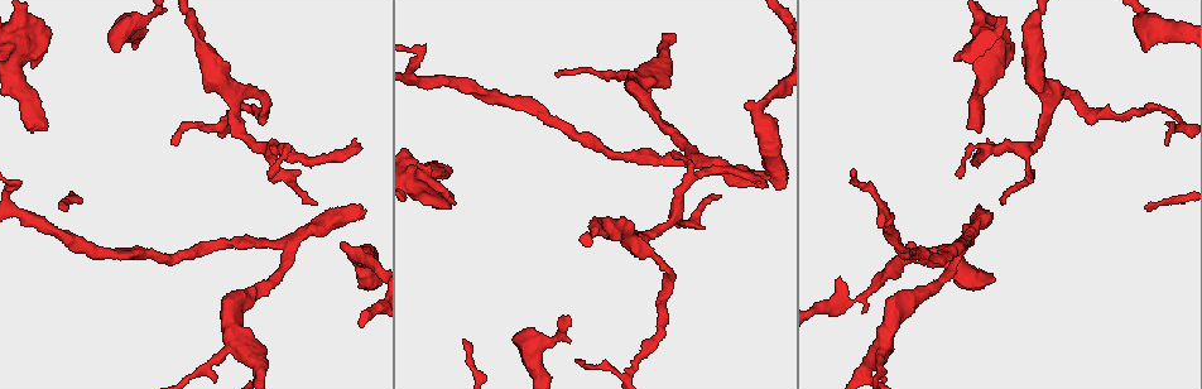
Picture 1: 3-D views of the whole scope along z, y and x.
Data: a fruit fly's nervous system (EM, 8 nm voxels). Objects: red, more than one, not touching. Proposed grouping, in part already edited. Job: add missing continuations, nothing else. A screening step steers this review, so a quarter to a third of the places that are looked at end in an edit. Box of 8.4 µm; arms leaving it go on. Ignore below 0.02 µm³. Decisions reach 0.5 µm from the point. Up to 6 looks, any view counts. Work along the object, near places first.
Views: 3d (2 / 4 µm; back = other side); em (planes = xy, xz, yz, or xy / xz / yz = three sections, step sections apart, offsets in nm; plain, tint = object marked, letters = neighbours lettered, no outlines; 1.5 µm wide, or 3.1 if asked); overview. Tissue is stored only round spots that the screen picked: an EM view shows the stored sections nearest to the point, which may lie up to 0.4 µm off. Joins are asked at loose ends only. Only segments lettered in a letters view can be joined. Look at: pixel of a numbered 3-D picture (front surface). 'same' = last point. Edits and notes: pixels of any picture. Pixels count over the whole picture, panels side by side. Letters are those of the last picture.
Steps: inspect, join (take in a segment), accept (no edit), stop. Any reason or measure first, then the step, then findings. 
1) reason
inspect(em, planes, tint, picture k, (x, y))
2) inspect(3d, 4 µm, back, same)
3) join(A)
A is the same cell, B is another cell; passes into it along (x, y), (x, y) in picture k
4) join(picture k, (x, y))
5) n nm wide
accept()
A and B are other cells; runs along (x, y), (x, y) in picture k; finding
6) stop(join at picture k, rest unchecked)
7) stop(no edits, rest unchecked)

free end
inspect(3d, 2 µm, picture 1, (46, 130))

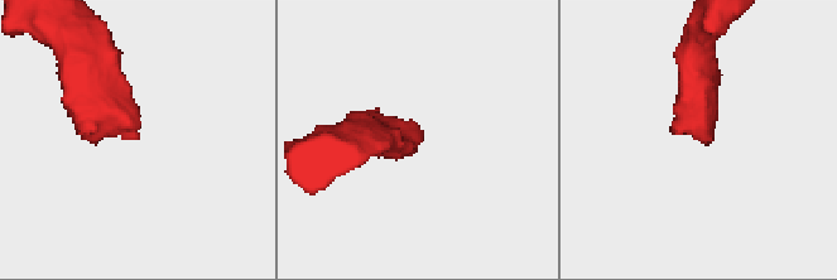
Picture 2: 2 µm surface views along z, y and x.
inspect(em, yz, step 4, letters, picture 2, (133, 137))

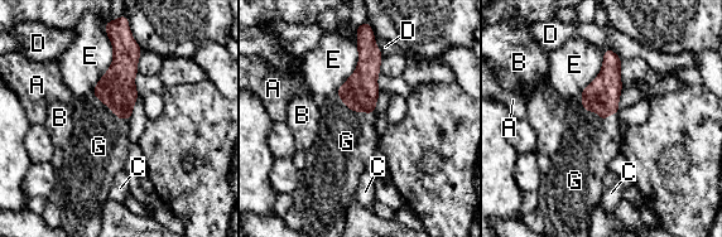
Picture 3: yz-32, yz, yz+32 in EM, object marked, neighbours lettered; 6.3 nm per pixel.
inspect(em, planes, letters, same)

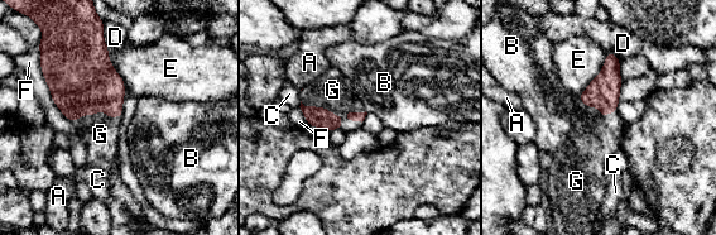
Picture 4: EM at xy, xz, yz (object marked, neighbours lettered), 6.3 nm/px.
join(G)
G is the same cell, A, B, C, D, E and F are other cells; passes into it along (81, 77), (99, 110), (100, 134) in picture 4; the neuron continues

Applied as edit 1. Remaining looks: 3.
redraw
inspect(overview)

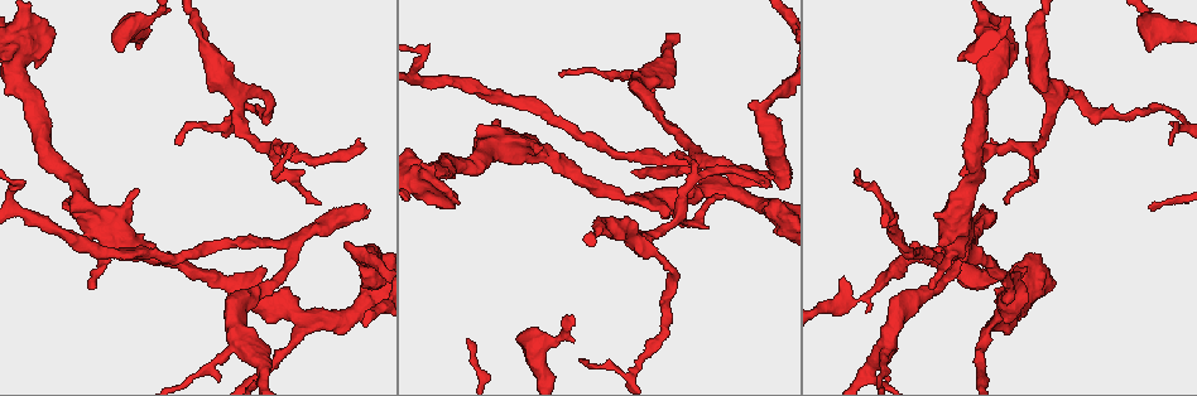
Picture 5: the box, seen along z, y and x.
branch stops here
inspect(em, planes, letters, picture 5, (346, 243))

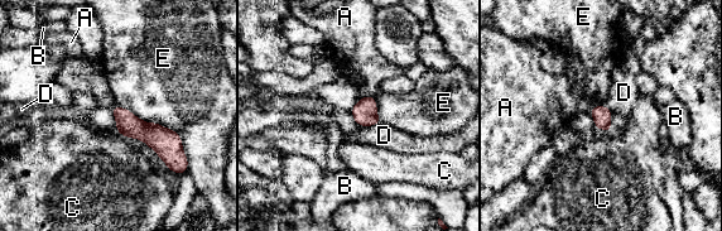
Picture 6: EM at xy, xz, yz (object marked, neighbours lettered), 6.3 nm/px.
E touches over 600 nm
accept()
A, B, C, D and E are other cells; none of them fits

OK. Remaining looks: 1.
stop(join at picture 4, rest unchecked)

